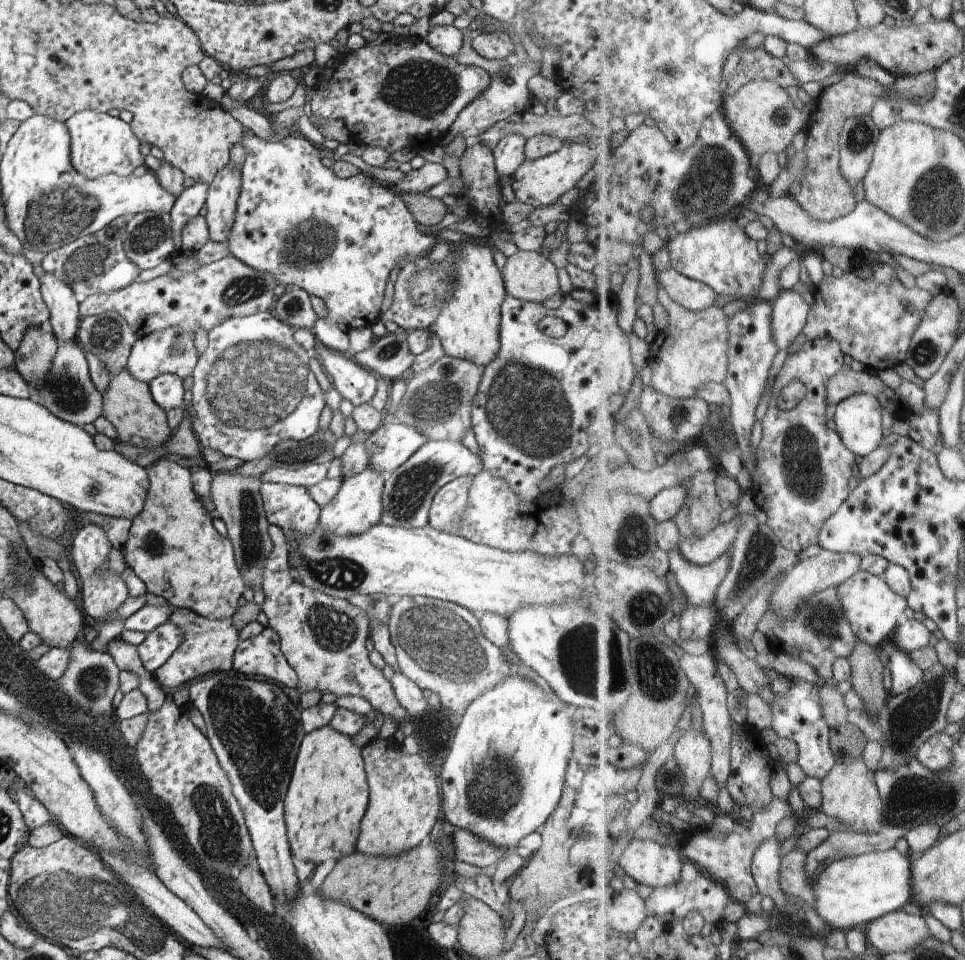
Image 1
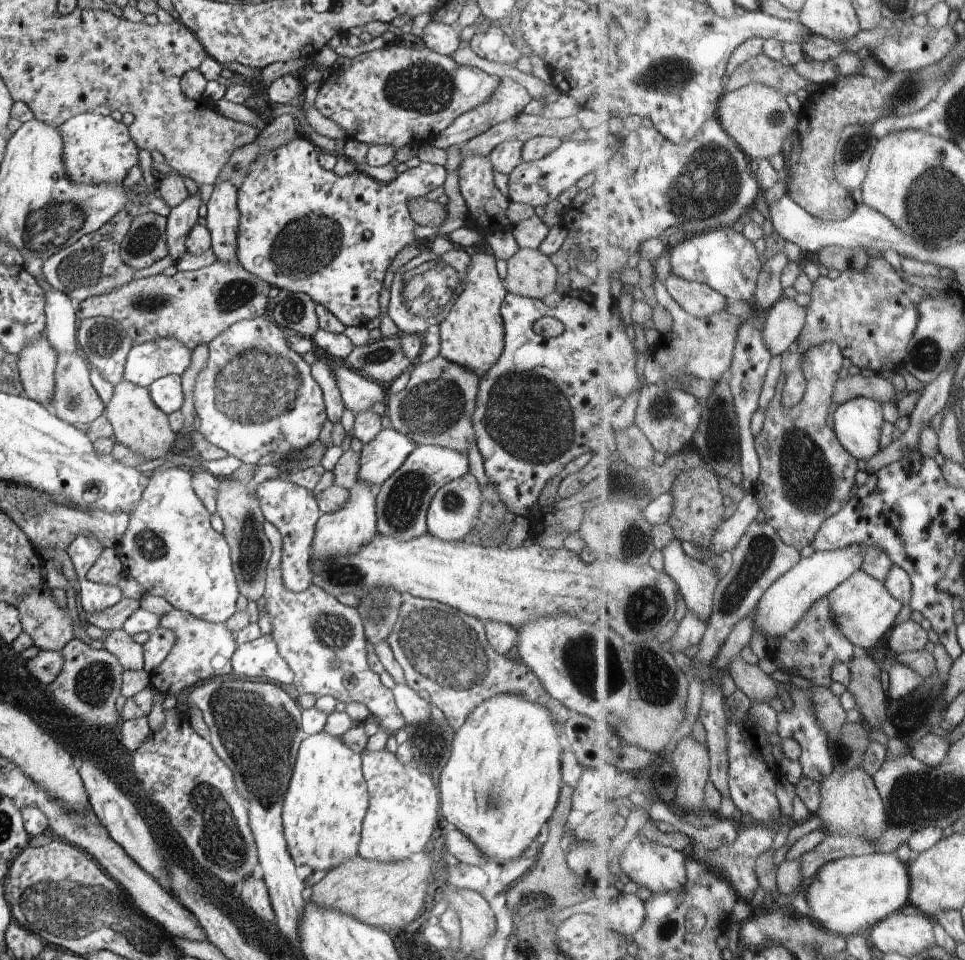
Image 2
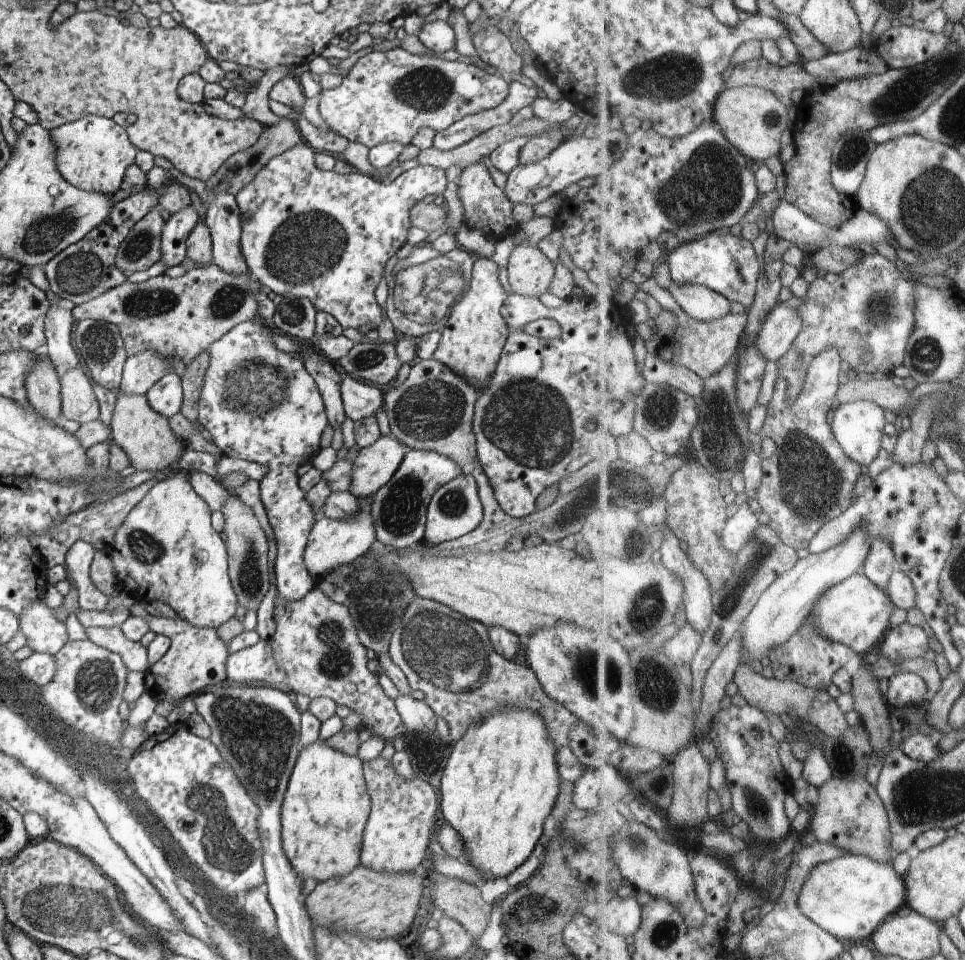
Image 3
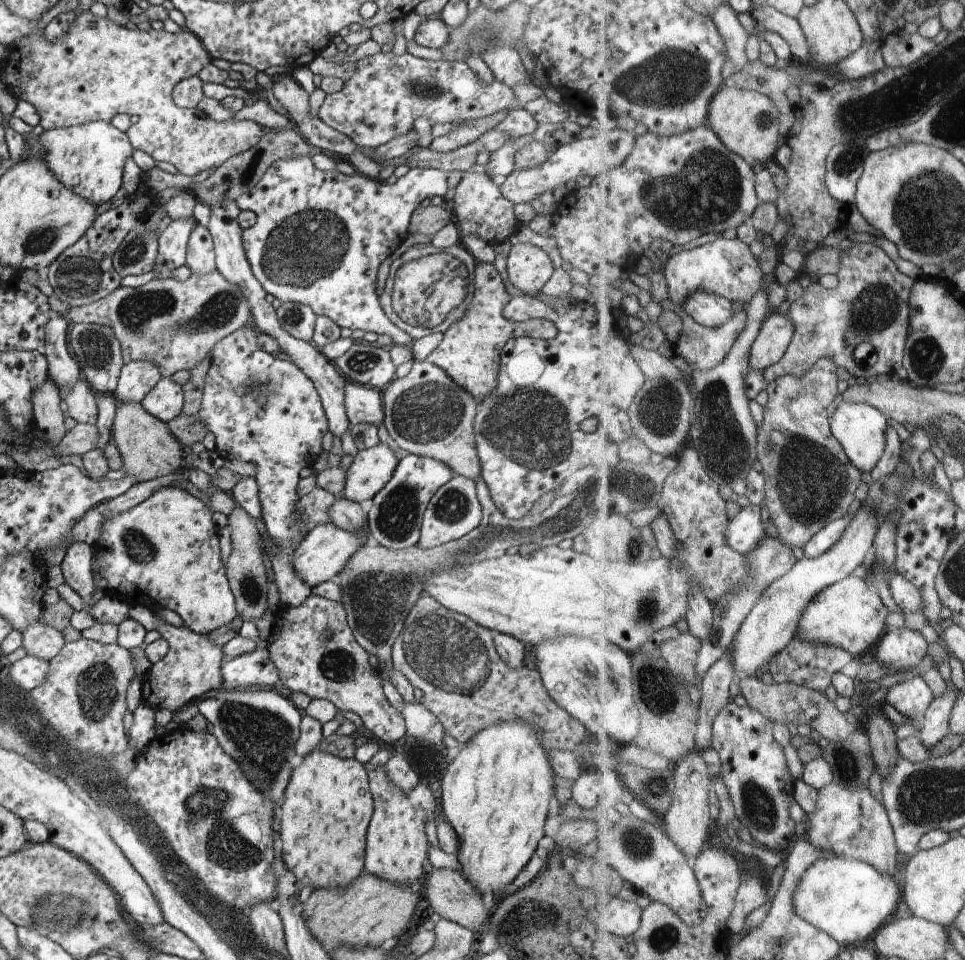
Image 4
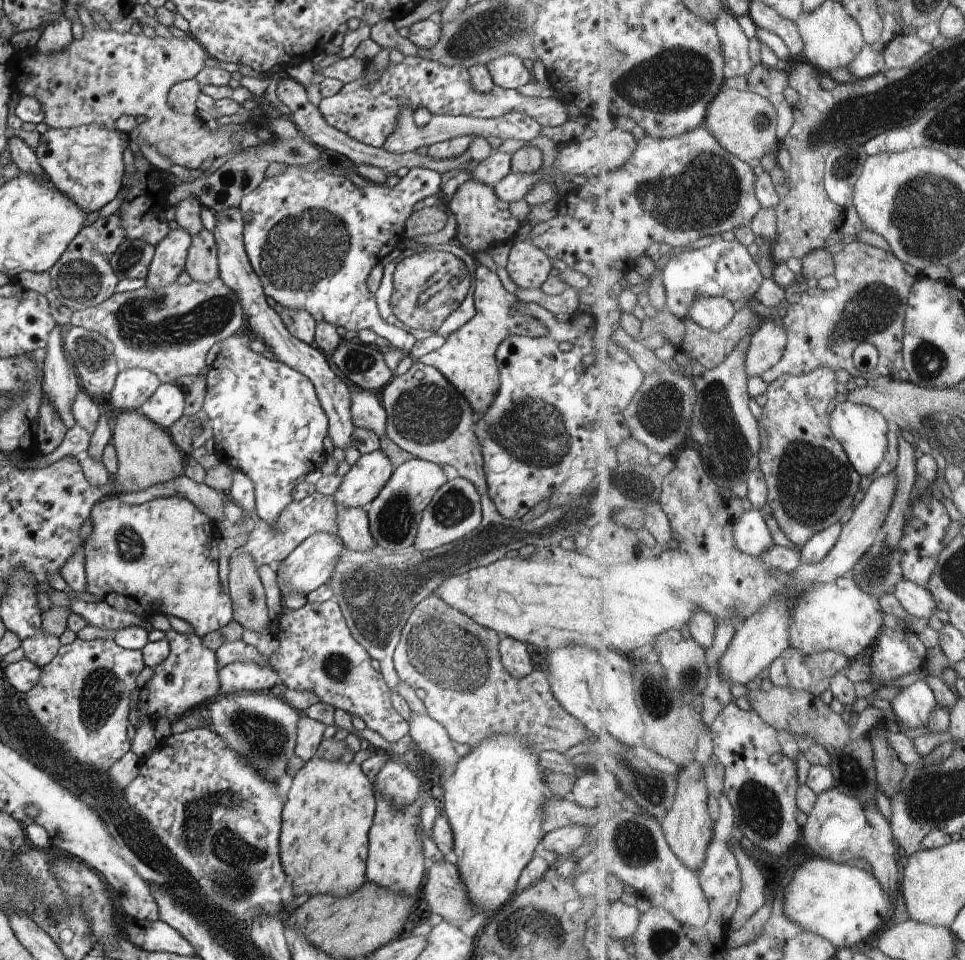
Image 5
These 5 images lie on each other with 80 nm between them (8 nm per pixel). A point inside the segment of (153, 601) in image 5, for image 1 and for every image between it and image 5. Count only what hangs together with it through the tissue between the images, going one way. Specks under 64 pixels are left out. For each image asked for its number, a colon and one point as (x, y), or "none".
1: (172, 546)
2: (169, 547)
3: (165, 549)
4: (164, 552)

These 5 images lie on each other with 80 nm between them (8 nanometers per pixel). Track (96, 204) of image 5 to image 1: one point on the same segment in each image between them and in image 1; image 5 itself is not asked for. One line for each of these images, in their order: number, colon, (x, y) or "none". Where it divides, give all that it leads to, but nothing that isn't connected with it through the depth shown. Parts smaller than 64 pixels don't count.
1: (101, 144)
2: (96, 149)
3: (92, 153)
4: (88, 159)

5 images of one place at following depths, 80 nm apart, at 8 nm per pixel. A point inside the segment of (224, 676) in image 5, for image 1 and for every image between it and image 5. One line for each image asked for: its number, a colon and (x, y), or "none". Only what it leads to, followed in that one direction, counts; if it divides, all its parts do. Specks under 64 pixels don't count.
1: (261, 655)
2: (259, 658)
3: (257, 662)
4: (255, 670)

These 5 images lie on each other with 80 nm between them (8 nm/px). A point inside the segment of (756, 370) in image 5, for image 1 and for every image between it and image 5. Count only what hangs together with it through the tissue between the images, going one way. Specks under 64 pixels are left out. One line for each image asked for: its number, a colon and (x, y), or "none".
1: (792, 313)
2: (787, 320)
3: (783, 326)
4: (773, 344)

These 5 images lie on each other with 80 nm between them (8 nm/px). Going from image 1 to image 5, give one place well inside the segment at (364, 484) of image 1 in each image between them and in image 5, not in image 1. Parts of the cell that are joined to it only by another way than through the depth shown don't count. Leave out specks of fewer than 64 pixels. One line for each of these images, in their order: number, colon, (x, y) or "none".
2: (344, 532)
3: (331, 543)
4: (324, 551)
5: (311, 563)

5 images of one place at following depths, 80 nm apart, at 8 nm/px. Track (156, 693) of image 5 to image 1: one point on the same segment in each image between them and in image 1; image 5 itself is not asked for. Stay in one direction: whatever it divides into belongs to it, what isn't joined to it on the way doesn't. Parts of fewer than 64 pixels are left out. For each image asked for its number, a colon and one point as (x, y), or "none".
1: (209, 645)
2: (202, 650)
3: (195, 660)
4: (191, 670)

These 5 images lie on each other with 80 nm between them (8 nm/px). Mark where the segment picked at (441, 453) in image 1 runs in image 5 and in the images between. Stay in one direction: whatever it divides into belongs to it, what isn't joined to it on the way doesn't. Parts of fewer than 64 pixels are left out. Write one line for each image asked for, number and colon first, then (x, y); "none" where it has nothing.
2: (402, 502)
3: (398, 511)
4: (394, 519)
5: (394, 515)

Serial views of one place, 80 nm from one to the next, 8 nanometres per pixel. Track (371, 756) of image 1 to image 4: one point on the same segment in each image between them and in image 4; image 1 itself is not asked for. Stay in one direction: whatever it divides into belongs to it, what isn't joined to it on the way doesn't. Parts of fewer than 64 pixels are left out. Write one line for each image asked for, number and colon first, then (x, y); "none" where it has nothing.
2: (403, 816)
3: (404, 813)
4: (396, 848)

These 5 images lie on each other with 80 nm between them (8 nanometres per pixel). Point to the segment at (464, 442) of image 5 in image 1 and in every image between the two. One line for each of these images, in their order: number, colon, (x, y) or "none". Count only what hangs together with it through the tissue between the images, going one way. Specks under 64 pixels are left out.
1: (438, 401)
2: (435, 408)
3: (432, 410)
4: (427, 414)

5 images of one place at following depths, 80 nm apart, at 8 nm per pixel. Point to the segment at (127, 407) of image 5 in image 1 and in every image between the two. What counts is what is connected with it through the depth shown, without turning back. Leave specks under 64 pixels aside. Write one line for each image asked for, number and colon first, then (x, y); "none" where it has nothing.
1: (172, 350)
2: (146, 363)
3: (140, 371)
4: (137, 378)

